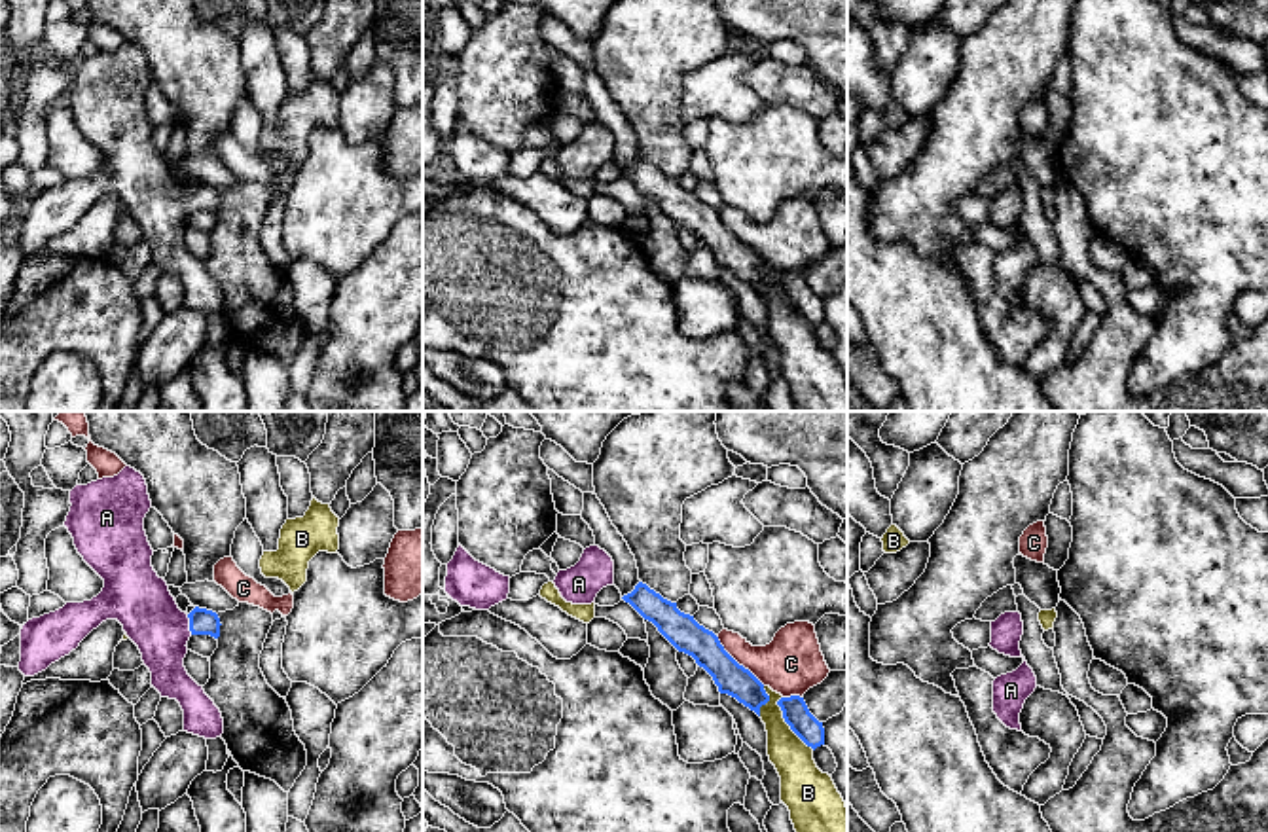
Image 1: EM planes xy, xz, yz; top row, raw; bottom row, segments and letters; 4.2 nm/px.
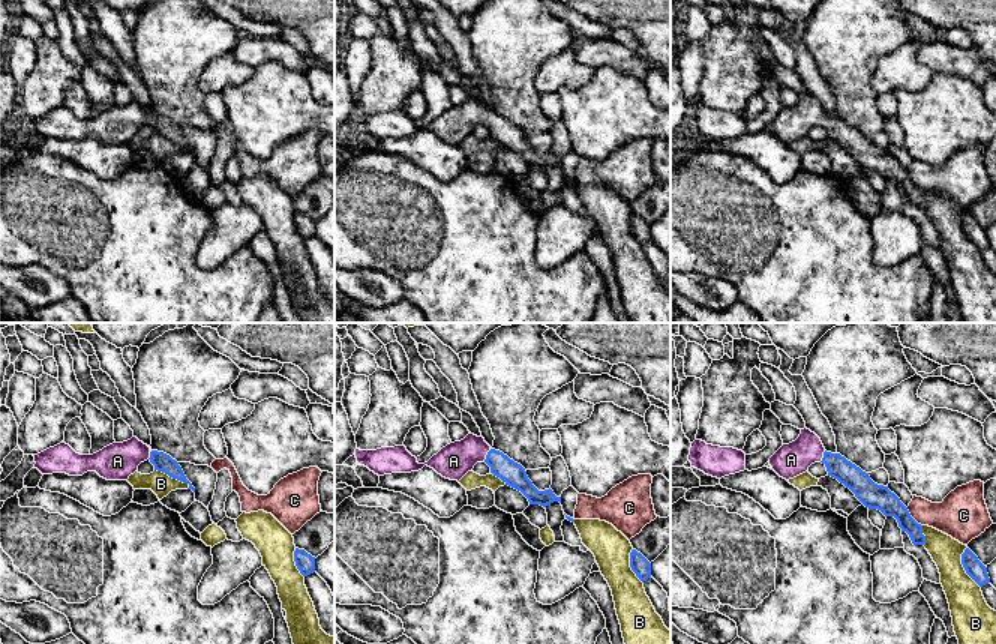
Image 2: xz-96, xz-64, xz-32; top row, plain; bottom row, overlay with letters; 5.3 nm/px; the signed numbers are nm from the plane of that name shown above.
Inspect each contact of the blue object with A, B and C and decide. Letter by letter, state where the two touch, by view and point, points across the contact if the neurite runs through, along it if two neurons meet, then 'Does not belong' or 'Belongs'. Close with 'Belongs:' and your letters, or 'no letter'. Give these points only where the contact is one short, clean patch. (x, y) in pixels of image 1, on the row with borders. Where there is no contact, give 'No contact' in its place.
A: Touches blue at xy (190, 624). Path across: xy (201, 622), (190, 624), (163, 624), (139, 599). Belongs
B: Touches blue at xz (787, 723). Does not belong
C: Touches blue at xz (736, 662). Does not belong
Belongs: A

